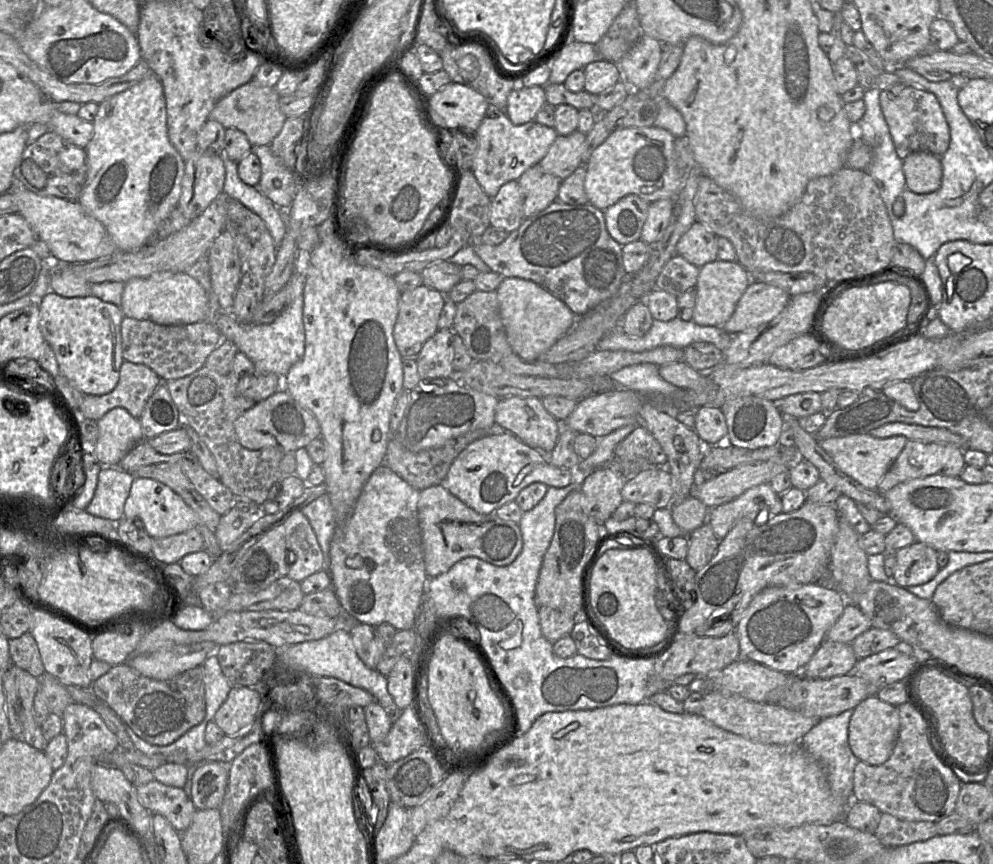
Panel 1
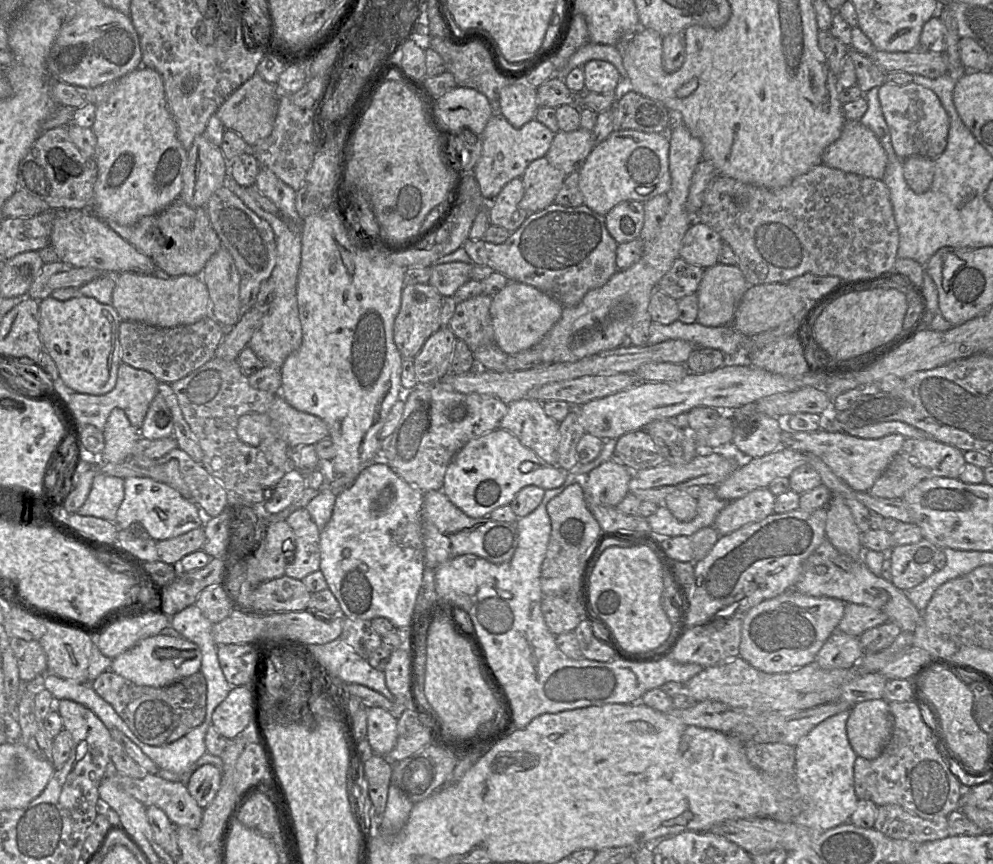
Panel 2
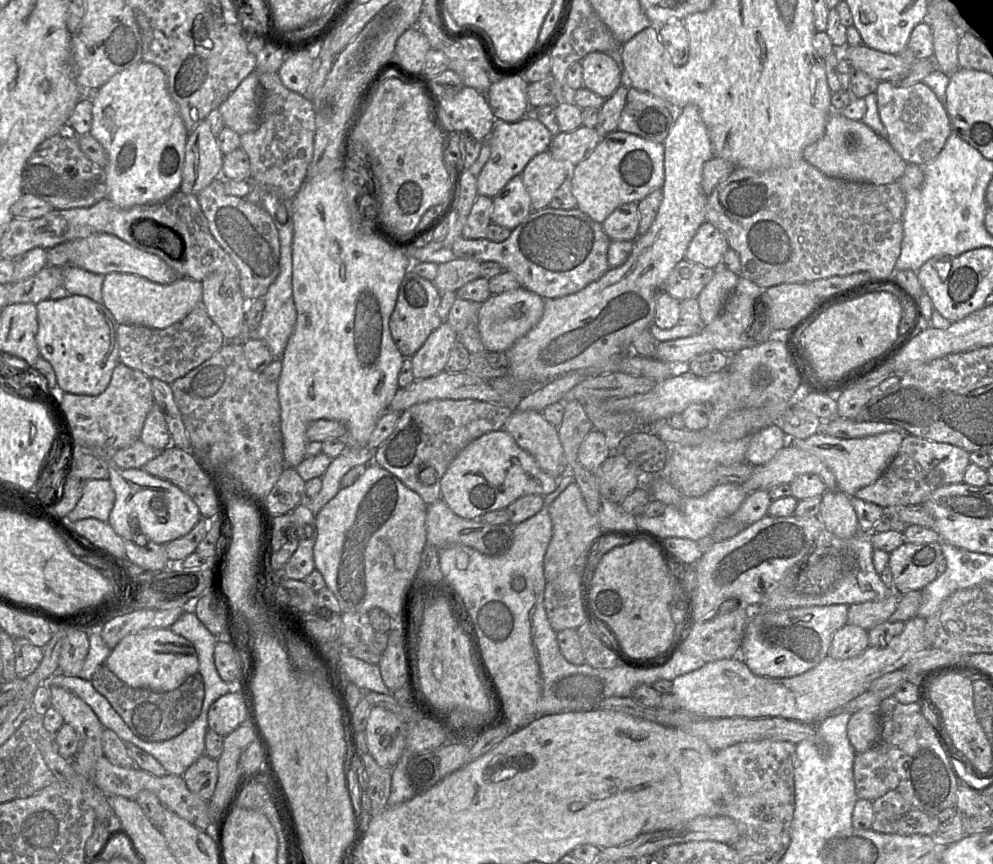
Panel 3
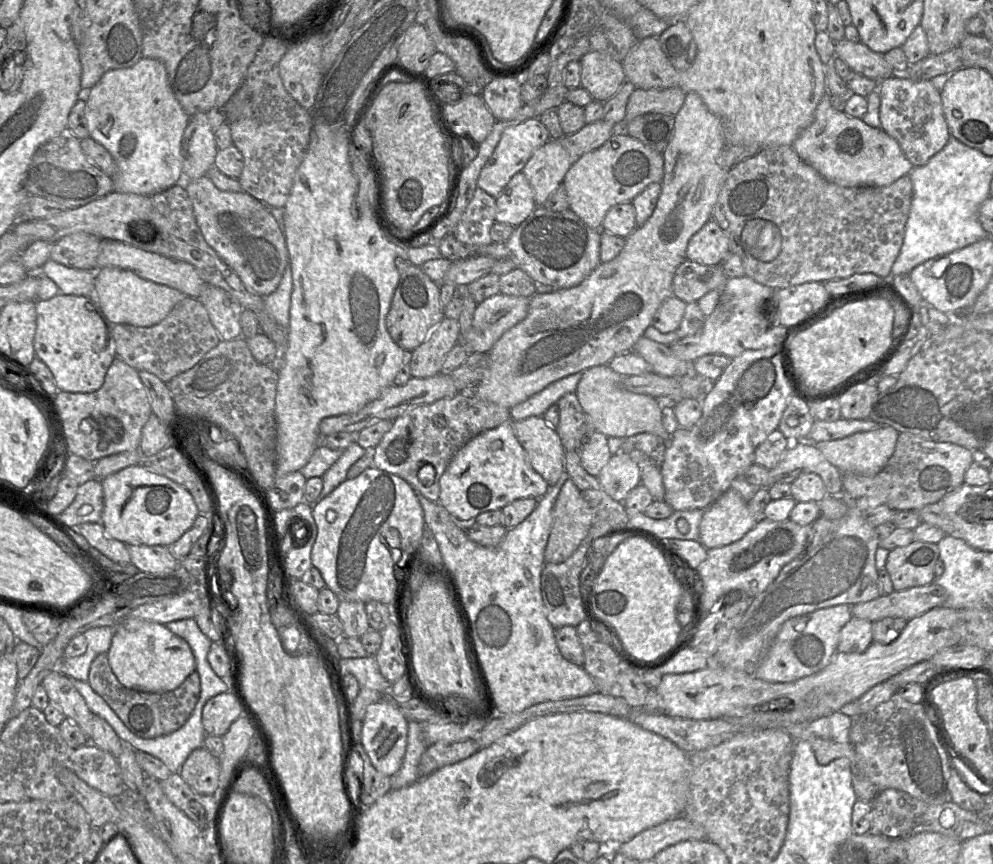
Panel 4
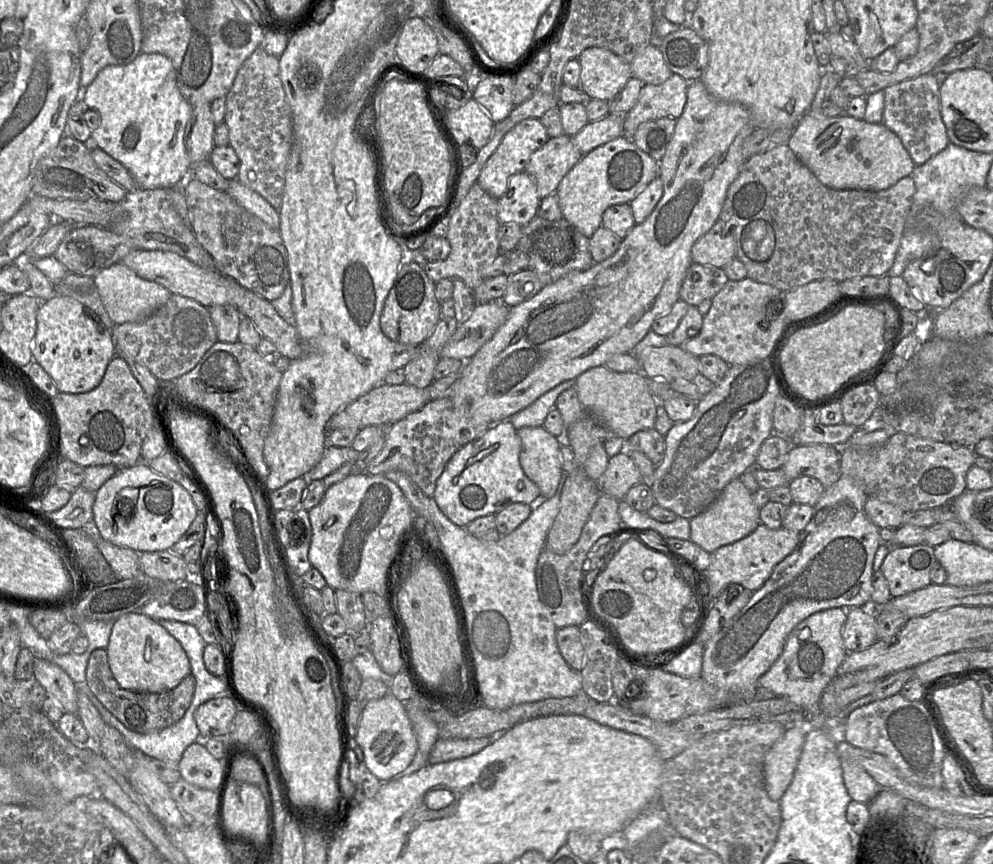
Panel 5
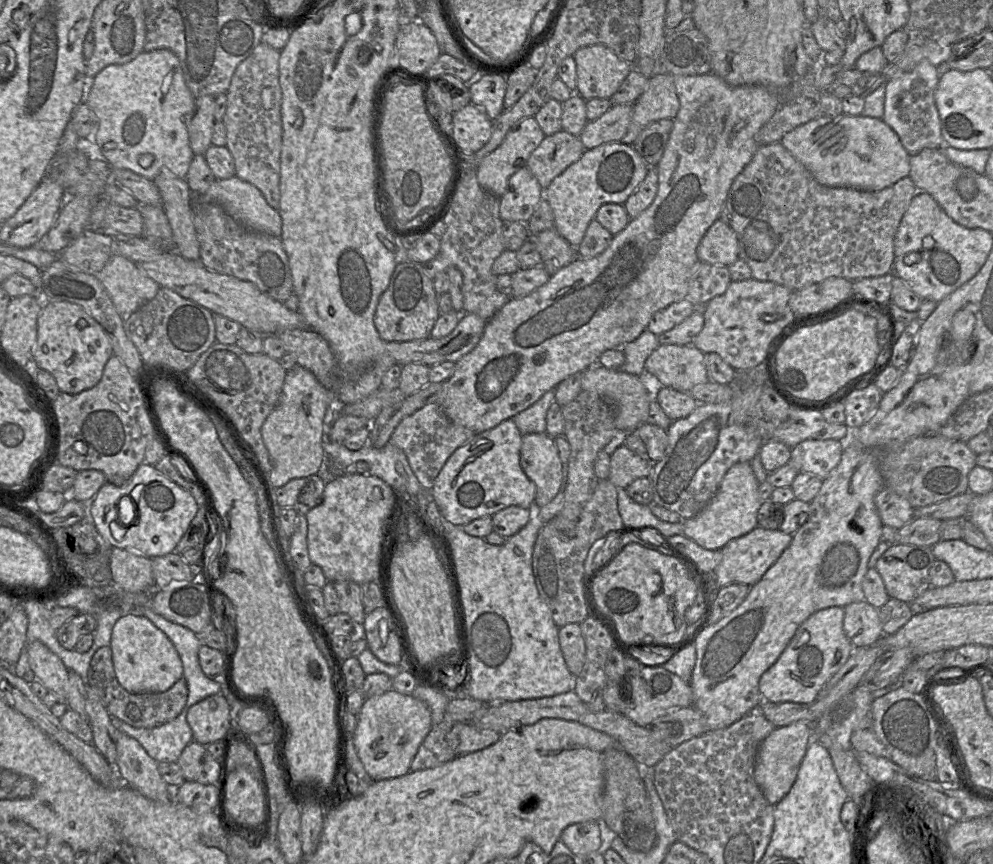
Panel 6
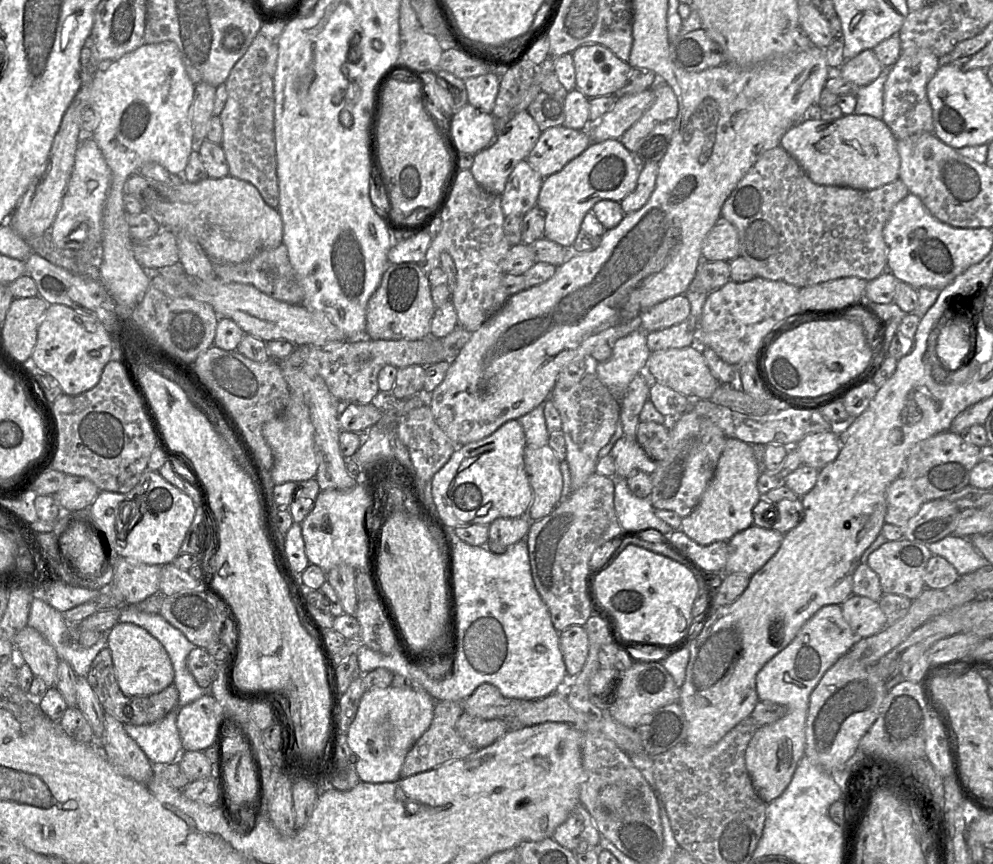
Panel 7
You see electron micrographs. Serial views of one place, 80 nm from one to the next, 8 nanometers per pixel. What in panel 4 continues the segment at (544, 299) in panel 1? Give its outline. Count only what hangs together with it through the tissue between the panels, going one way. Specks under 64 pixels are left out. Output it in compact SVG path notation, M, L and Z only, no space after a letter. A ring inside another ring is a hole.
M498 293L477 304L470 329L461 336L460 341L469 353L488 353L496 341L510 328L522 321L528 312L529 298Z

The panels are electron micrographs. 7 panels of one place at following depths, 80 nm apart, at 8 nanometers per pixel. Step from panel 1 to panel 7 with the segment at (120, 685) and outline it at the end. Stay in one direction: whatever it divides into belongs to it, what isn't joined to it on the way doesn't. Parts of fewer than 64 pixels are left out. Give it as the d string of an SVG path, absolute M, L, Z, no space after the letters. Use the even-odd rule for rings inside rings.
M108 647L100 651L92 662L87 680L105 713L113 716L122 724L141 726L159 722L176 707L179 700L179 692L174 684L159 693L149 696L125 695L117 683L112 655Z

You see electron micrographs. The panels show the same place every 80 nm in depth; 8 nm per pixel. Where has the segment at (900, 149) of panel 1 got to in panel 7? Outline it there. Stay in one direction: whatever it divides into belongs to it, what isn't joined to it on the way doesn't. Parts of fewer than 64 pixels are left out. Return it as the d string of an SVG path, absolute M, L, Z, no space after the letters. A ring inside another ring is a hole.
M909 47L901 51L897 62L891 67L884 84L882 121L897 140L922 133L933 133L933 112L926 87L938 70L939 58L929 49Z

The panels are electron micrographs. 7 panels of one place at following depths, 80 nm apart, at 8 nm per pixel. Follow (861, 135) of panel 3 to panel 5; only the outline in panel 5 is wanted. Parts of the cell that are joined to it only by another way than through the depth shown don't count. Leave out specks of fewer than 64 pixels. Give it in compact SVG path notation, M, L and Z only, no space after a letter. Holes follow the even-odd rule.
M824 69L820 84L809 111L803 116L790 136L787 145L799 159L825 186L835 190L868 190L881 191L895 185L900 179L910 176L916 164L903 146L899 137L882 122L878 124L856 119L847 114L826 117L821 112L821 105L829 100L832 90L843 76L831 69Z

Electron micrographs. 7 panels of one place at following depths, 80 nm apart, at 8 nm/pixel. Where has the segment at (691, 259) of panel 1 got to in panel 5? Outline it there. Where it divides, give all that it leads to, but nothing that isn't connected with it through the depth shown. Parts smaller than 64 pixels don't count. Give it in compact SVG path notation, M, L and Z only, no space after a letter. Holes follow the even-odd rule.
M719 220L691 249L692 263L723 268L736 258L736 243L728 229Z

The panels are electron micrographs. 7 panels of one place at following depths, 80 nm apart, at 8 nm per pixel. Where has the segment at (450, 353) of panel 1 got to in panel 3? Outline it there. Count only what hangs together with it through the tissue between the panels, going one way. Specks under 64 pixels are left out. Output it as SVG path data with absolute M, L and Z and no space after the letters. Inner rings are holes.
M442 321L411 357L414 378L428 378L444 371L450 351L458 339L459 334L448 321Z

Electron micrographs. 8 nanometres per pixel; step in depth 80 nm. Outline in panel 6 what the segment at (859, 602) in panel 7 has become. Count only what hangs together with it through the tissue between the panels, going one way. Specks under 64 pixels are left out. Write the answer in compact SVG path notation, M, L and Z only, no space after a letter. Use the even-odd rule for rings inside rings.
M866 600L844 607L843 629L854 648L876 644L883 637L879 611Z

